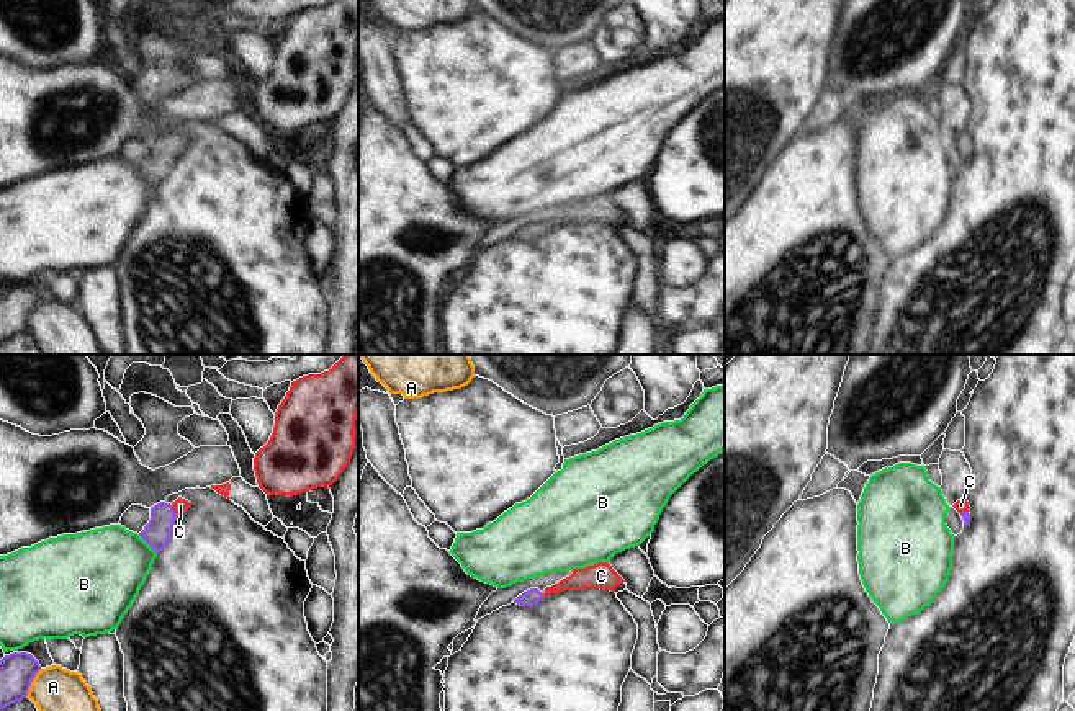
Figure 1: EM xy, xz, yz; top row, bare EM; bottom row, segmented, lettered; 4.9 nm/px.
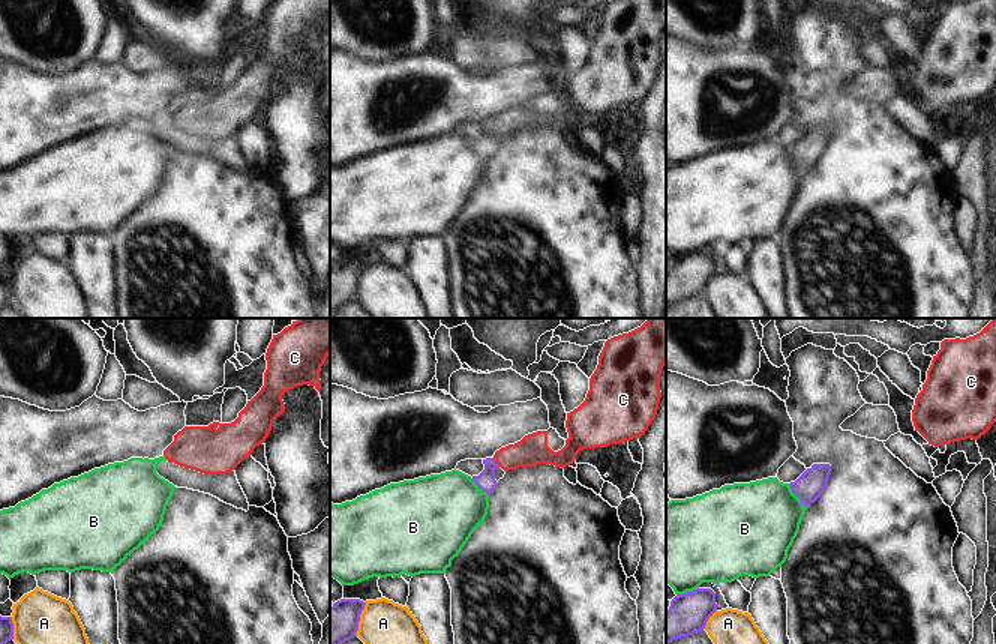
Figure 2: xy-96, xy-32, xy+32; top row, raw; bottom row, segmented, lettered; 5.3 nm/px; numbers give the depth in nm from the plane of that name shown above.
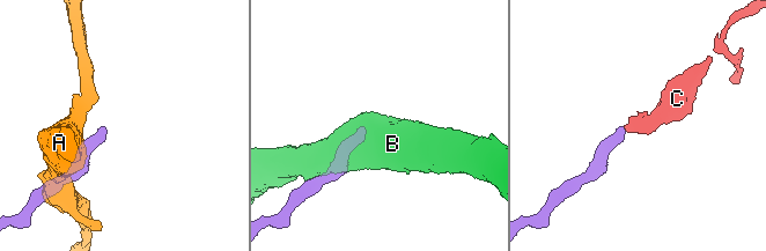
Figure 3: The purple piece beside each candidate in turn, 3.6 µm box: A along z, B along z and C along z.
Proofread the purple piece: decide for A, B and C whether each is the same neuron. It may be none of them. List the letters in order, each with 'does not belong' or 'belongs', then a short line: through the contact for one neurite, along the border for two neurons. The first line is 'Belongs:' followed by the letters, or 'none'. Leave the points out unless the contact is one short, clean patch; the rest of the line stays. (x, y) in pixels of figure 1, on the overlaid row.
Belongs: C
A: does not belong; line xy (41, 669), (25, 697)
B: does not belong
C: belongs; line xy (157, 532), (161, 522), (172, 510), (180, 505)

